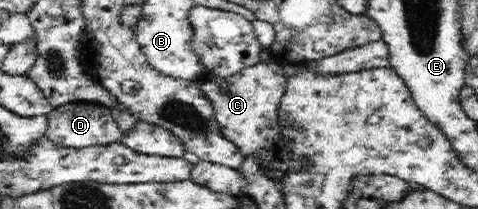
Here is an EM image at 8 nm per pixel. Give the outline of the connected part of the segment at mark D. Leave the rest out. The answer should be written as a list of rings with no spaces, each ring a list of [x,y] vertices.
[[[77,101],[54,108],[48,114],[48,127],[46,136],[53,142],[71,147],[85,148],[94,146],[105,146],[120,141],[124,130],[109,113],[109,107],[102,103],[92,101]]]

